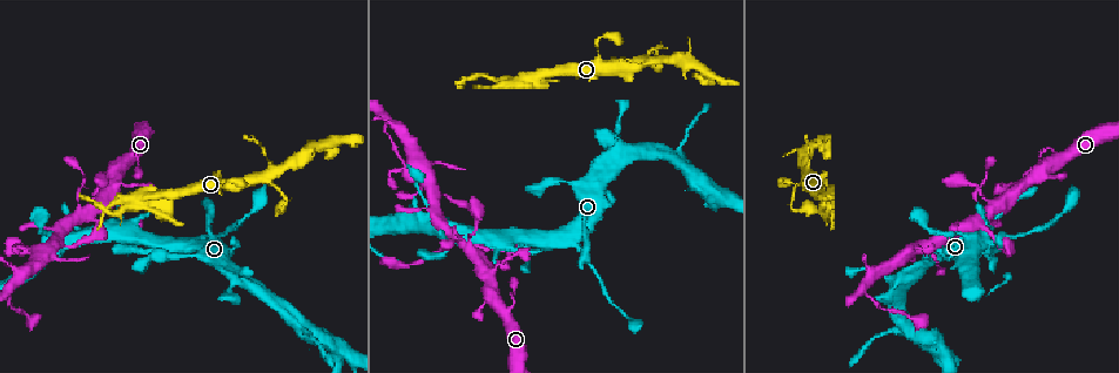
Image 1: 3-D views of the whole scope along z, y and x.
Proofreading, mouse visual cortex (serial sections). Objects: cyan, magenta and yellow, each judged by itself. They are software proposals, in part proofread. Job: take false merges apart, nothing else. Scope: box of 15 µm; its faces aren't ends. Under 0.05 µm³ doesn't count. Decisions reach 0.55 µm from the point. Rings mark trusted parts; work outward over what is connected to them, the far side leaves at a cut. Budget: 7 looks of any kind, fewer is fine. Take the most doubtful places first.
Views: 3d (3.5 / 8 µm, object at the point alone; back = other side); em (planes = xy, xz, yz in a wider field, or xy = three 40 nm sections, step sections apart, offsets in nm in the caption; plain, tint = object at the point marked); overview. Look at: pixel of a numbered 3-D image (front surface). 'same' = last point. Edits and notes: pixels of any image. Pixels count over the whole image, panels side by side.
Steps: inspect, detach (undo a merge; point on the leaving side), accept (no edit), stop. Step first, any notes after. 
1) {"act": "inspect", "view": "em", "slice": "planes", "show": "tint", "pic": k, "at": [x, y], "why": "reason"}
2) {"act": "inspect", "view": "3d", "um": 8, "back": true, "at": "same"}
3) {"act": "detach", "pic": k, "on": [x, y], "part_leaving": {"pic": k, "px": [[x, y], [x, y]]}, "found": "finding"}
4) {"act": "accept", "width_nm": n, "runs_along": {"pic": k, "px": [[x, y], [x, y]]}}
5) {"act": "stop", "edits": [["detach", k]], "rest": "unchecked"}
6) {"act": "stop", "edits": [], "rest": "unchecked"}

{"act": "inspect", "view": "3d", "um": 3.5, "back": true, "pic": 1, "at": [299, 326], "why": "arms part here"}

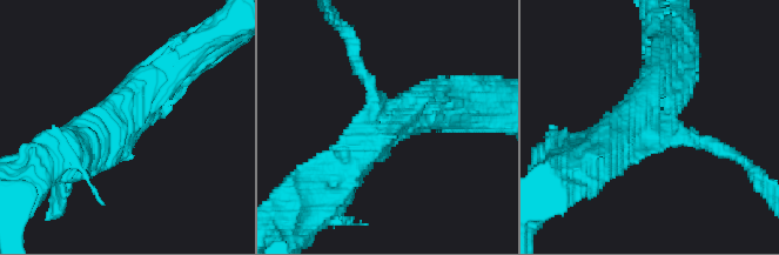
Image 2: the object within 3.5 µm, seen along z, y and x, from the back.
{"act": "inspect", "view": "em", "slice": "xy", "step": 5, "show": "tint", "pic": 2, "at": [121, 120], "arms": 3, "arm_widths_nm": [200, 450, 500], "why": "now the EM"}

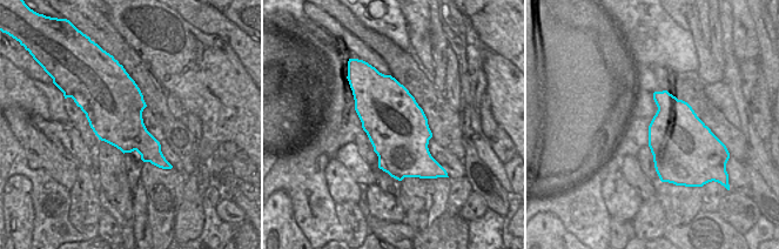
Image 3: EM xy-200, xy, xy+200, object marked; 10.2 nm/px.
{"act": "accept", "runs_along": {"pic": 2, "px": [[178, 64], [99, 147], [66, 151]]}, "found": "one cell here"}

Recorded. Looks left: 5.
{"act": "inspect", "view": "3d", "um": 8, "pic": 1, "at": [265, 177], "why": "three arms meet"}

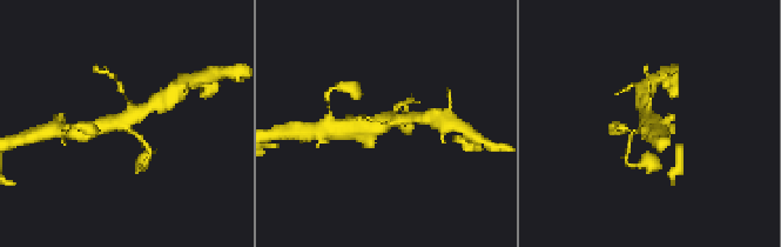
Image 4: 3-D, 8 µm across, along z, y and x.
{"act": "inspect", "view": "3d", "um": 3.5, "pic": 4, "at": [124, 122], "why": "zoom in"}

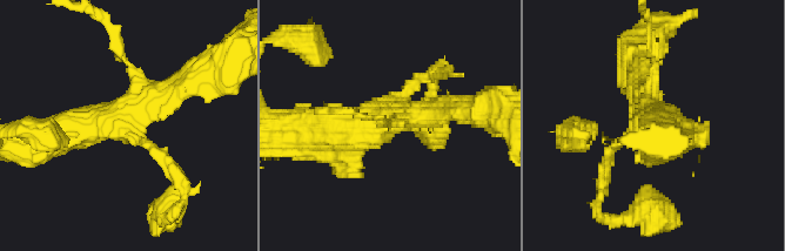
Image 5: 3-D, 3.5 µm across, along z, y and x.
{"act": "inspect", "view": "em", "slice": "xy", "step": 2, "show": "tint", "pic": 5, "at": [124, 117], "why": "need the tissue"}

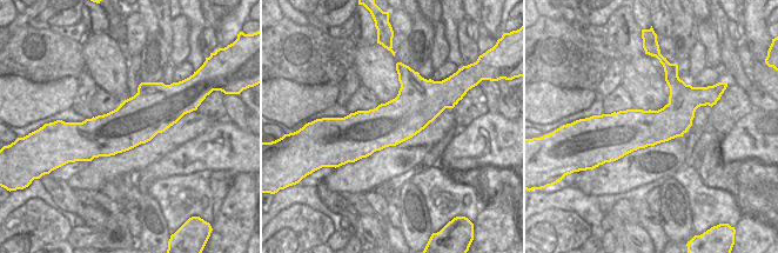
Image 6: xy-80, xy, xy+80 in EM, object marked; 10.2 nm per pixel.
{"act": "accept", "width_nm": 440, "runs_along": {"pic": 5, "px": [[52, 136], [128, 115], [193, 79]]}, "found": "all the same cell"}

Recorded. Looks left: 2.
{"act": "inspect", "view": "3d", "um": 8, "pic": 1, "at": [879, 305]}

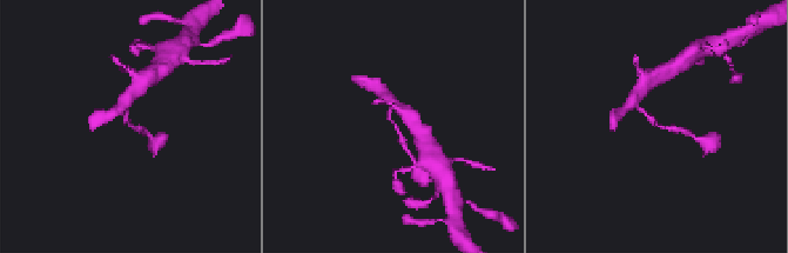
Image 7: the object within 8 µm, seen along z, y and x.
{"act": "inspect", "view": "em", "slice": "xy", "step": 3, "show": "tint", "pic": 7, "at": [131, 124], "arm_widths_nm": [200, 200]}

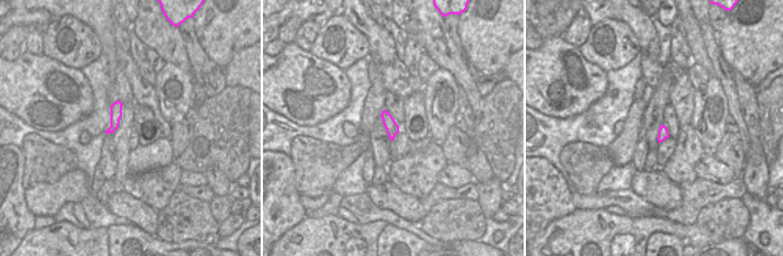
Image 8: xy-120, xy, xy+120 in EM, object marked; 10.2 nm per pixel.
{"act": "accept", "runs_along": {"pic": 7, "px": [[634, 100], [660, 127], [685, 130]]}, "found": "one cell here"}

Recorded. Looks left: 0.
{"act": "stop", "edits": [], "rest": "unchecked"}

